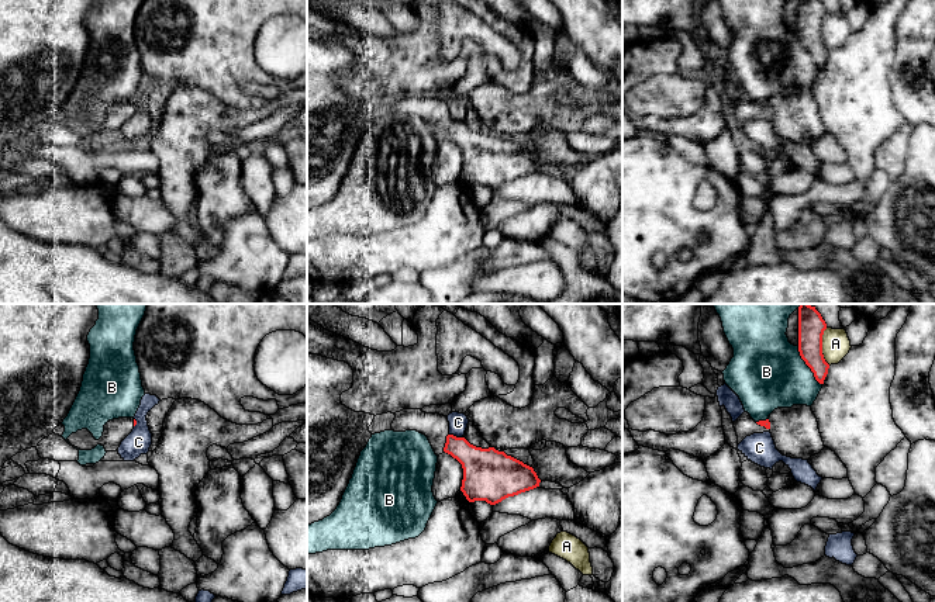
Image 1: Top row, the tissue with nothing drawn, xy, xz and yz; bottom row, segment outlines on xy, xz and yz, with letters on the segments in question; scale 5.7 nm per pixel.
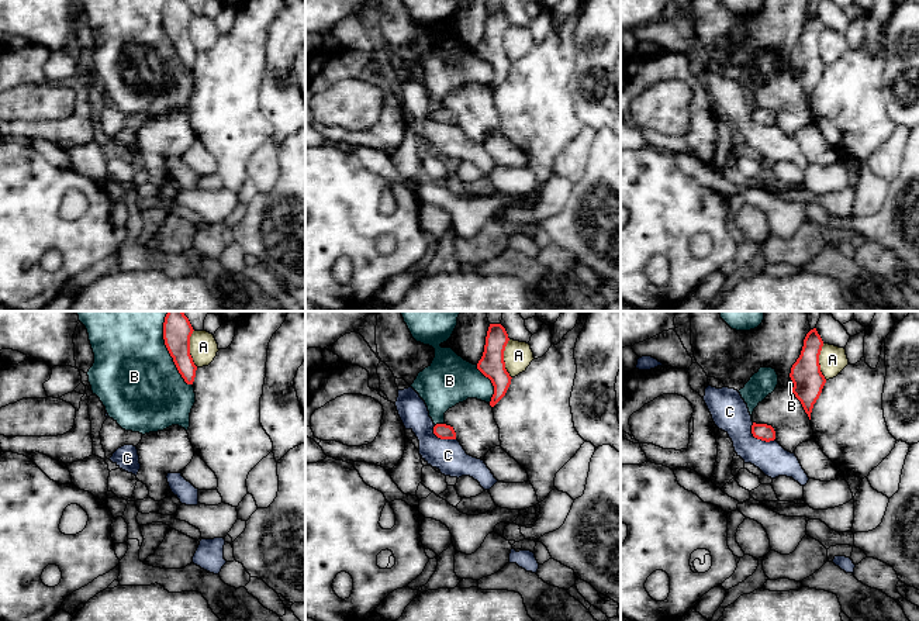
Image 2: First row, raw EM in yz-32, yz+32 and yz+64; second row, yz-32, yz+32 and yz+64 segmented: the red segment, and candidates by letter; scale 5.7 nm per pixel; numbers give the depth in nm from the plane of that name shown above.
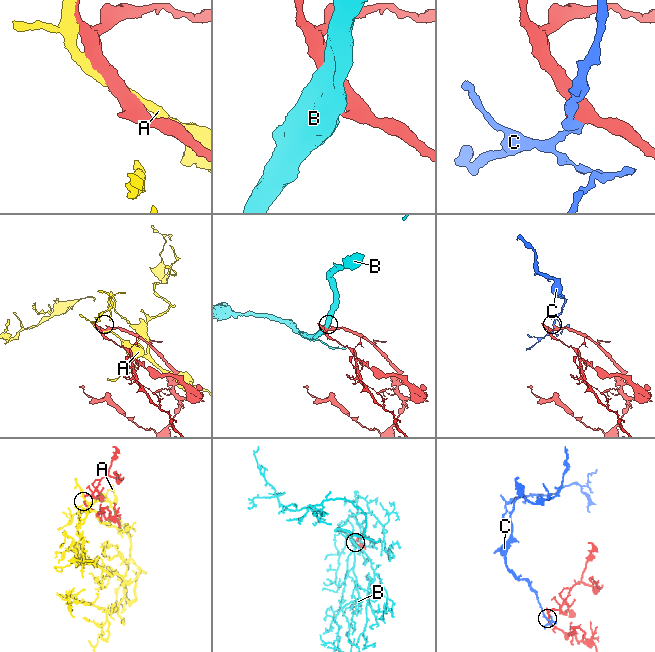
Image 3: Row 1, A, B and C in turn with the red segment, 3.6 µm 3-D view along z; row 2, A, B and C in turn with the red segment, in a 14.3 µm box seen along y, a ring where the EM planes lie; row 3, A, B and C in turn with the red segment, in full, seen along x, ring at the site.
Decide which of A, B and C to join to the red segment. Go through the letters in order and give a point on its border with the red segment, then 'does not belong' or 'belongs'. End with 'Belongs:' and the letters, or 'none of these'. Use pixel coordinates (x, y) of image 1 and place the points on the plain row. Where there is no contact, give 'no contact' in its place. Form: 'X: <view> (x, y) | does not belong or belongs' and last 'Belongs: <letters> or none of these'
A: yz (821, 31) | does not belong
B: yz (806, 48) | does not belong
C: xz (455, 121) | does not belong
Belongs: none of these

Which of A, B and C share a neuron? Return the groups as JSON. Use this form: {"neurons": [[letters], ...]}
{"neurons": [["A"], ["B"], ["C"]]}

